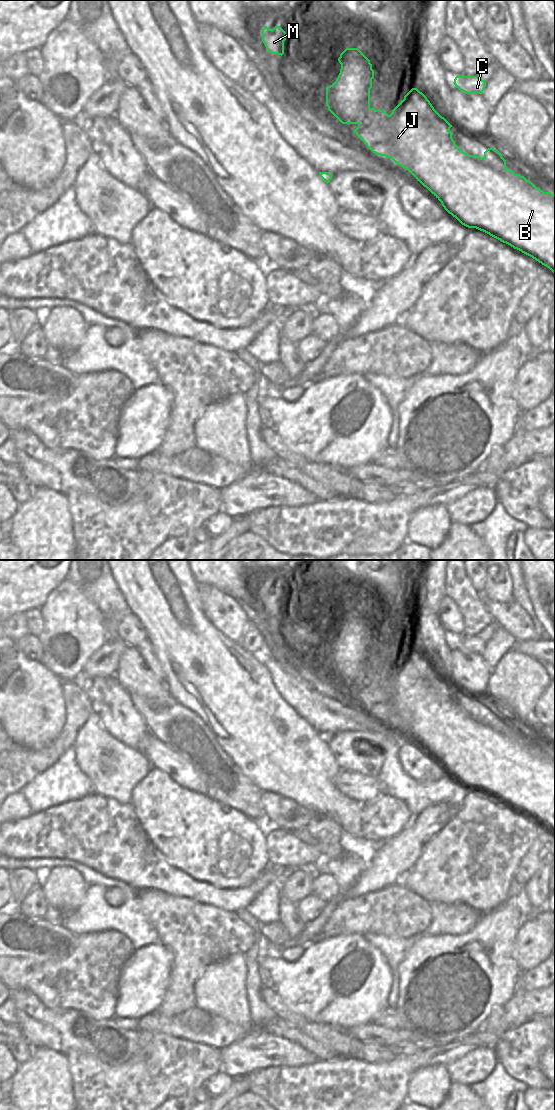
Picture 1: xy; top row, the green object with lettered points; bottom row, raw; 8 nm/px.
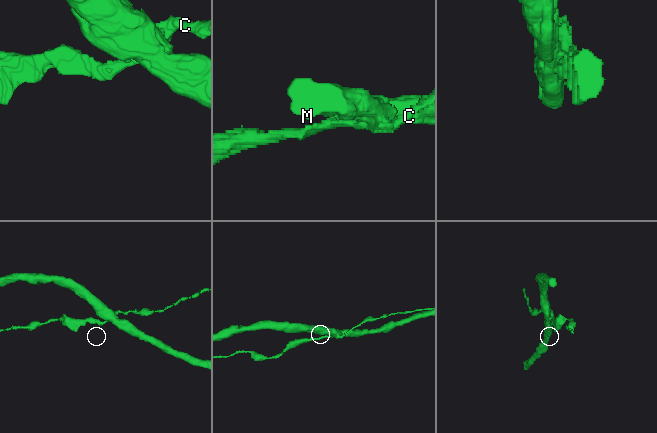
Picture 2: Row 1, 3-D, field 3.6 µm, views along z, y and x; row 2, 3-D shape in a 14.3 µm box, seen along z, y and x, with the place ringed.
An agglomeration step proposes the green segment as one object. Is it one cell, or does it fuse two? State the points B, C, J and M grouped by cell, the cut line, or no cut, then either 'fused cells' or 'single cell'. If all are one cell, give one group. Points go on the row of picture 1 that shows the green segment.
groups B J M / C; cut xy (396, 148), (399, 156), (394, 161); fused cells

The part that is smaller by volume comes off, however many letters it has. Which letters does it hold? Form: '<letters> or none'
C

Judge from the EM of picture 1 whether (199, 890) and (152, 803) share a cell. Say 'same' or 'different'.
different

